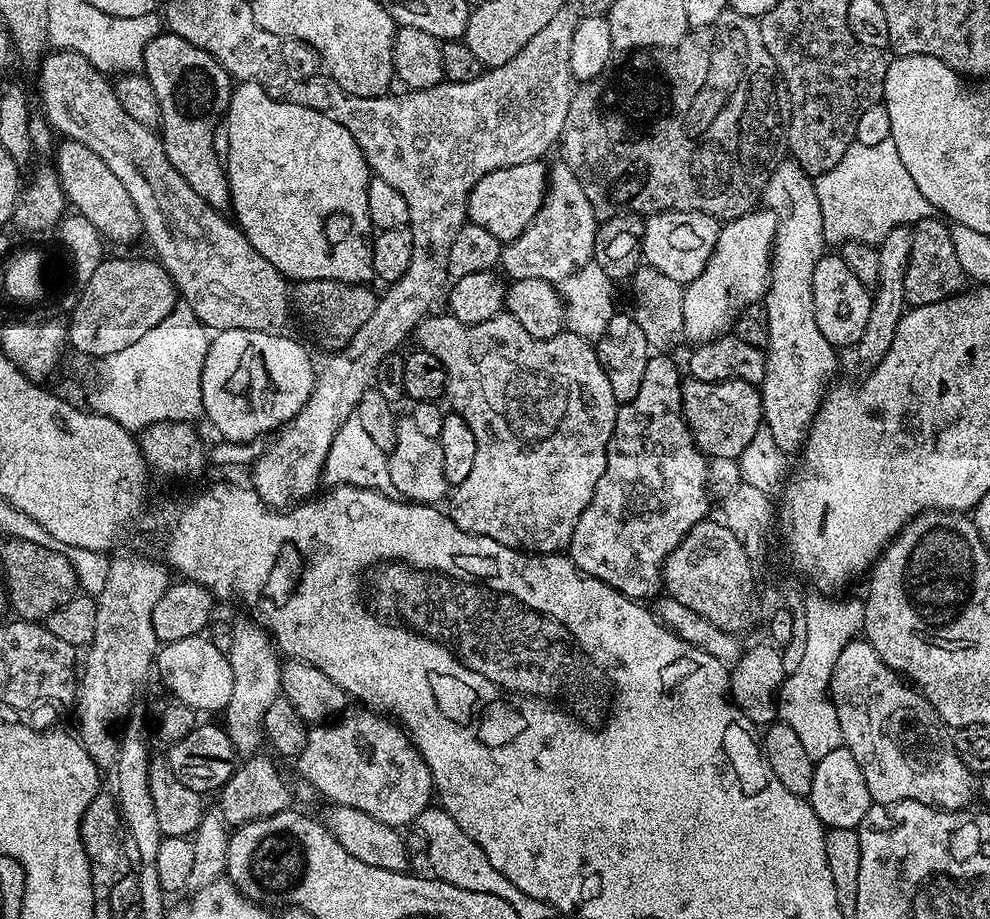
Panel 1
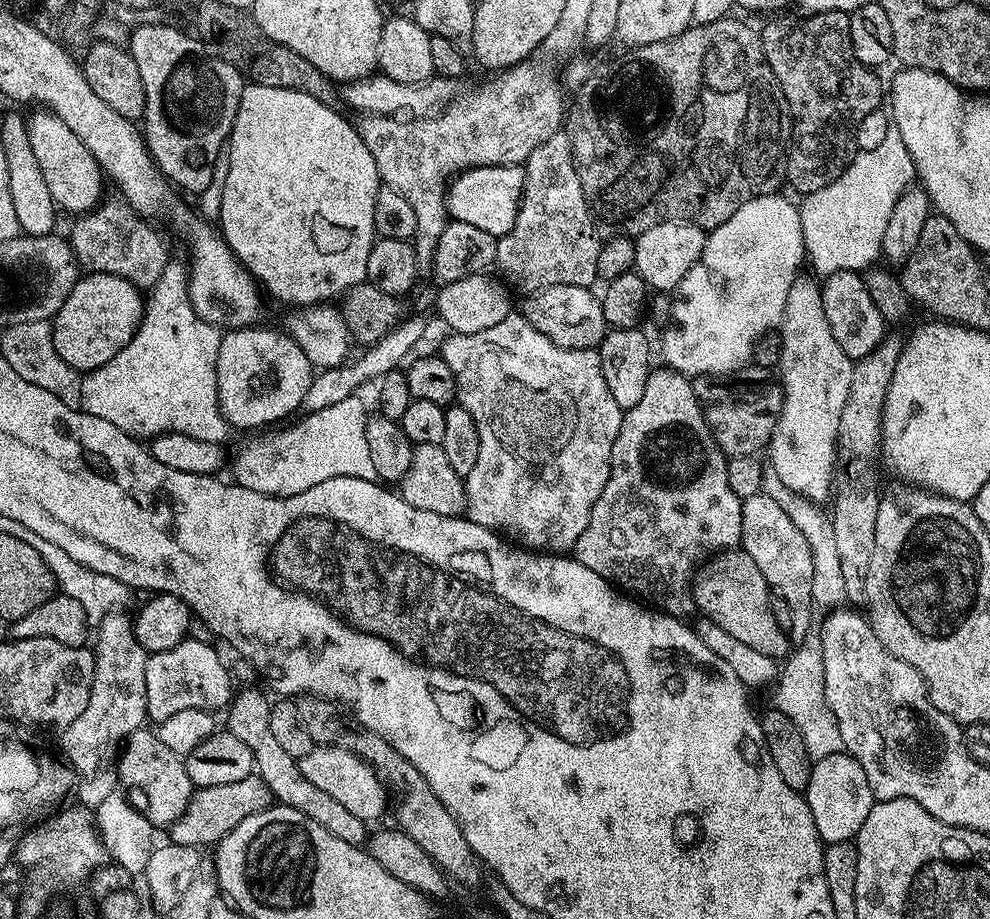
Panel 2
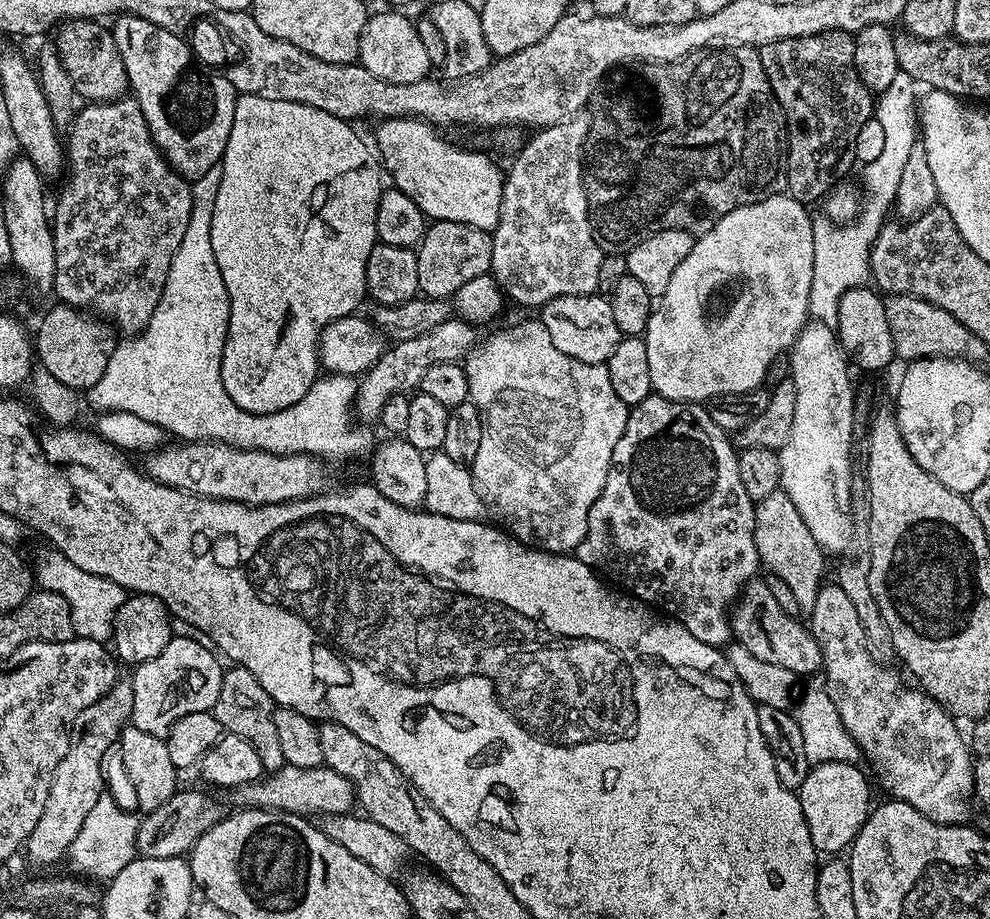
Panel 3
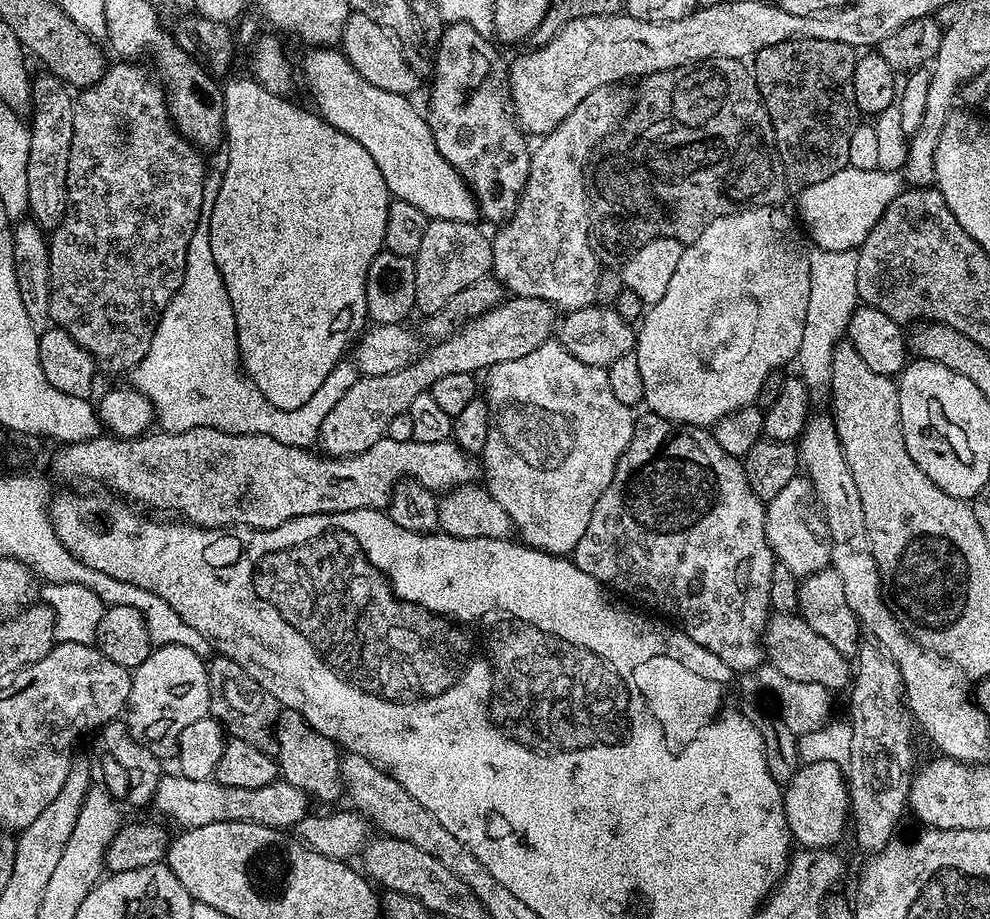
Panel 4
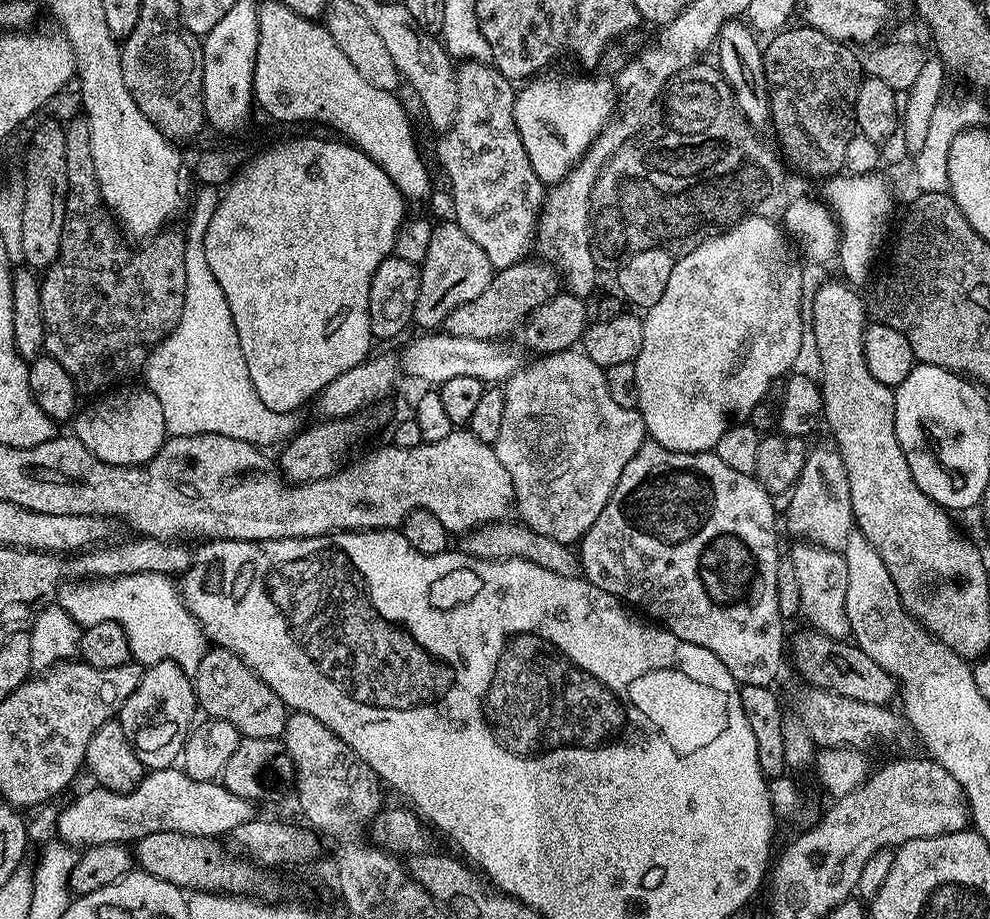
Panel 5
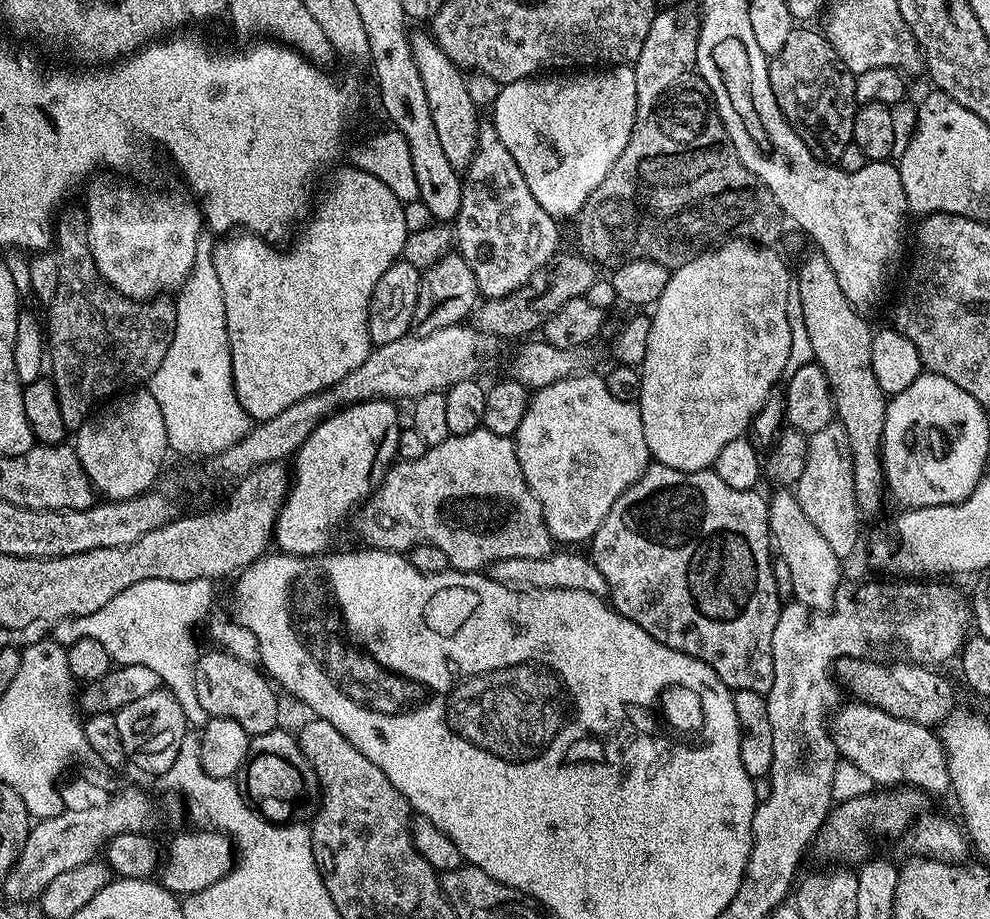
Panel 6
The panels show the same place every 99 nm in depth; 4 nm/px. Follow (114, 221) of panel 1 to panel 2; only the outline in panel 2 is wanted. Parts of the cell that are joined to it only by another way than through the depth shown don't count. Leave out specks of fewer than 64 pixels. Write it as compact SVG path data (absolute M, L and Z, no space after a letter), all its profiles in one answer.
M47 110L33 112L36 113L27 117L30 147L33 148L38 166L42 170L42 179L50 189L50 198L57 209L64 211L65 208L71 214L91 212L101 199L100 191L106 185L106 177L100 170L99 162L94 154L90 154L82 138L78 138L78 134L74 134L74 130L70 130L70 126L62 122L62 118Z

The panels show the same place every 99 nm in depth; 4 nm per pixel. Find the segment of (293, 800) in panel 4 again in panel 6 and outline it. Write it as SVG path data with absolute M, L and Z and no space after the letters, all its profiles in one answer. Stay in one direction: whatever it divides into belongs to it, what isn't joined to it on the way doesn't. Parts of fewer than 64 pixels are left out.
M124 788L105 804L96 804L93 808L71 808L56 817L37 819L29 827L20 856L2 885L6 899L33 901L57 874L74 870L74 866L82 866L82 862L97 859L104 845L118 834L147 833L148 827L156 820L156 808L151 798L136 788Z

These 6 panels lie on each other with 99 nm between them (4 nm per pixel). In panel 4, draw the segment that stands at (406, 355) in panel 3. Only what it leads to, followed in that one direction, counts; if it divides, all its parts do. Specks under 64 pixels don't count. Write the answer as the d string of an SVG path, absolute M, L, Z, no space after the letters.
M515 295L505 299L477 320L463 324L450 338L435 341L429 347L432 349L428 356L426 352L408 367L392 374L361 375L354 386L338 398L334 410L326 414L326 422L320 427L319 451L329 456L353 456L370 450L374 442L388 435L392 419L407 412L410 402L414 402L418 394L429 391L438 378L446 374L480 374L496 364L514 362L514 358L523 358L553 339L557 327L558 309L550 302Z

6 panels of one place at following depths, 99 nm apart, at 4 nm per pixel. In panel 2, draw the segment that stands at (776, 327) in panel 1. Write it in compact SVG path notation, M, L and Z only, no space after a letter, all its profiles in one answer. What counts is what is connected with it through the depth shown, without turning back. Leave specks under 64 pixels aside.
M801 275L794 286L790 286L790 298L786 298L786 310L780 319L778 384L784 393L784 401L766 457L770 470L778 474L794 494L805 496L820 506L824 499L829 499L834 488L838 426L842 422L842 410L846 410L846 390L850 390L854 361L842 354L842 346L838 346L834 334L830 334L826 310L822 310L820 284L807 275Z

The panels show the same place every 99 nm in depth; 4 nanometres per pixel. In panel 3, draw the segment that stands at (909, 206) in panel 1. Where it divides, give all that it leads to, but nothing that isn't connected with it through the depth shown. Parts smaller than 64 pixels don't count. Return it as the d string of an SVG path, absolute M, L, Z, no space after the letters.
M899 72L894 74L894 78L890 82L890 86L886 86L884 92L879 93L878 104L884 108L888 108L888 116L886 115L886 147L882 150L882 154L878 154L878 158L874 158L874 162L863 165L864 171L864 190L862 188L862 203L859 205L859 212L851 223L833 223L827 215L820 214L813 219L814 234L814 276L810 278L810 306L808 311L813 321L835 325L838 318L838 302L842 302L842 294L846 294L846 290L851 288L859 288L869 279L870 254L874 242L878 238L880 229L886 223L884 215L890 212L895 205L896 195L898 194L898 181L902 175L902 169L906 163L906 158L910 158L910 150L914 150L914 146L918 143L918 114L915 108L918 104L918 85L914 78L910 78L910 74Z

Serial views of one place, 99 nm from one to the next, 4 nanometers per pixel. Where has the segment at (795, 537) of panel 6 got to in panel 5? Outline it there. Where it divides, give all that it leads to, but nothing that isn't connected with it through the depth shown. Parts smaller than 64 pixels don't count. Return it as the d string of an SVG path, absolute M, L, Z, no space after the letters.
M796 542L792 548L792 576L796 579L796 592L800 595L800 608L815 631L829 636L831 640L847 641L850 636L850 618L846 618L846 562L835 548L824 548L821 544Z

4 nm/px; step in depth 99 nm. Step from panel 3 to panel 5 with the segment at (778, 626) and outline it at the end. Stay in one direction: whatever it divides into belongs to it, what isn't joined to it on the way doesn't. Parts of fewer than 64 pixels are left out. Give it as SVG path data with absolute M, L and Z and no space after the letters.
M809 631L809 636L805 640L800 640L796 644L796 668L809 681L813 688L825 688L831 692L842 694L846 698L854 698L858 702L867 704L891 705L892 699L898 696L898 681L874 658L869 658L854 642L843 640L831 640L829 636L824 636L821 632Z

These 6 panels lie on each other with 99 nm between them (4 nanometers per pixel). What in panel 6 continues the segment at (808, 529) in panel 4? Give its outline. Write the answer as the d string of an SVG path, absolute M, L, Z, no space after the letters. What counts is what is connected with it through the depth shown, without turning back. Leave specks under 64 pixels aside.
M839 422L822 426L822 430L807 437L802 478L798 478L794 486L794 495L806 518L818 526L818 534L830 542L830 550L834 550L834 554L841 558L848 558L860 540L862 513L856 504L850 442Z

